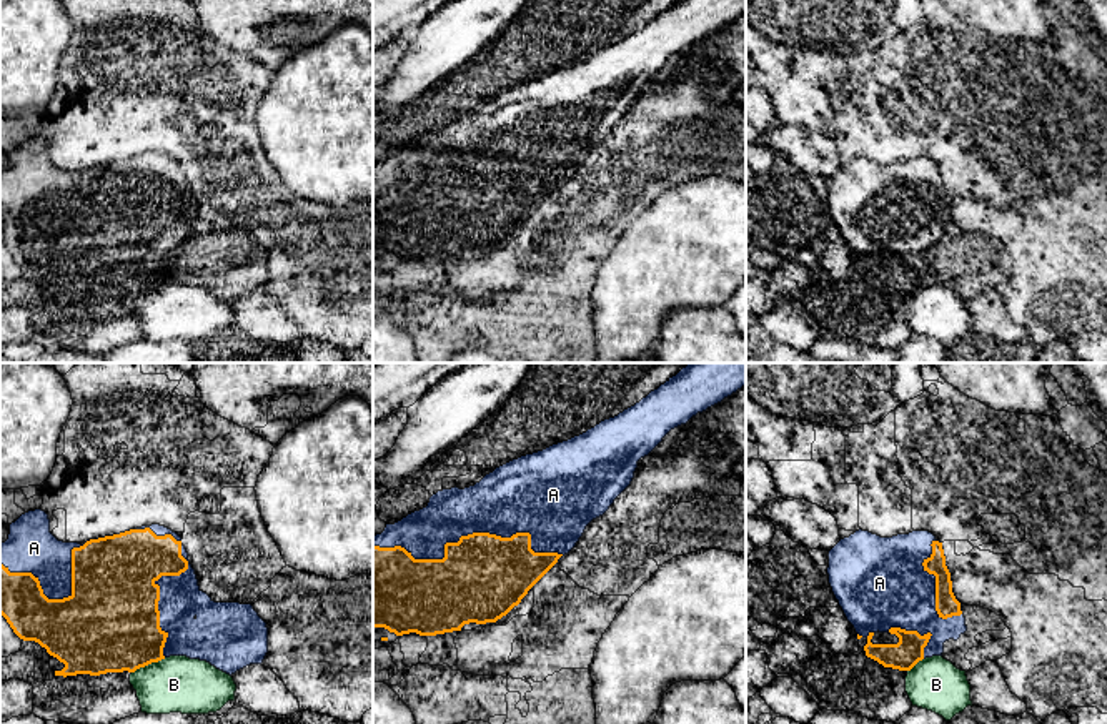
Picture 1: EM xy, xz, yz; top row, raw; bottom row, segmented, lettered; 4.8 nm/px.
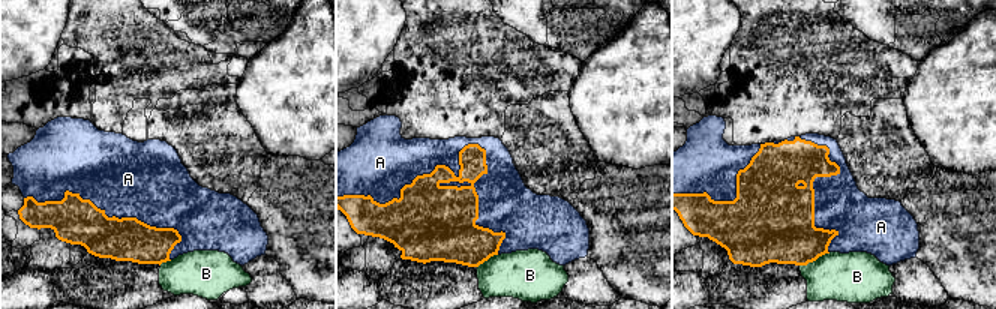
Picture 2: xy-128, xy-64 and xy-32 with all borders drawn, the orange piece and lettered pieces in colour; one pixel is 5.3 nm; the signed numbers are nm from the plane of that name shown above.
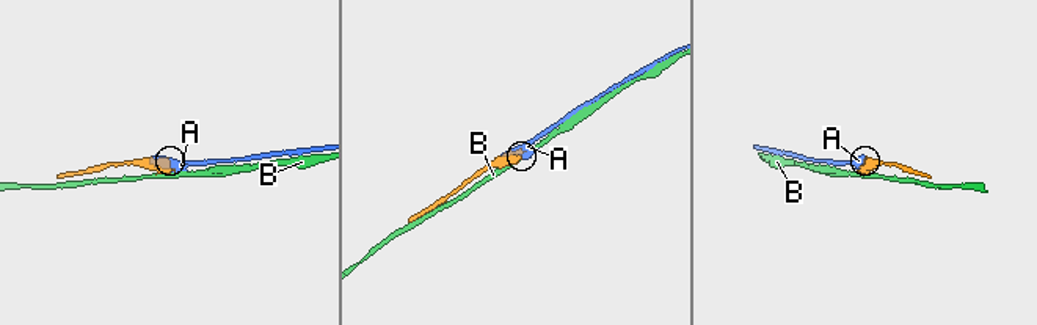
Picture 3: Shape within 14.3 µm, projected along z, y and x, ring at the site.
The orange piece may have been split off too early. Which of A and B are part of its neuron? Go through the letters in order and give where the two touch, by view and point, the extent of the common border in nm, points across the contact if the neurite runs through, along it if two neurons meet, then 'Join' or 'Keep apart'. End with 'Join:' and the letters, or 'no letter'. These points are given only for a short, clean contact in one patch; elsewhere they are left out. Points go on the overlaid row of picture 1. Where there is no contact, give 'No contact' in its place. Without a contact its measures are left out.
A: Touches orange at xz (470, 535). Shared border 900 nm. Join
B: Touches orange at xy (148, 663). Shared border 180 nm. Keep apart
Join: A

